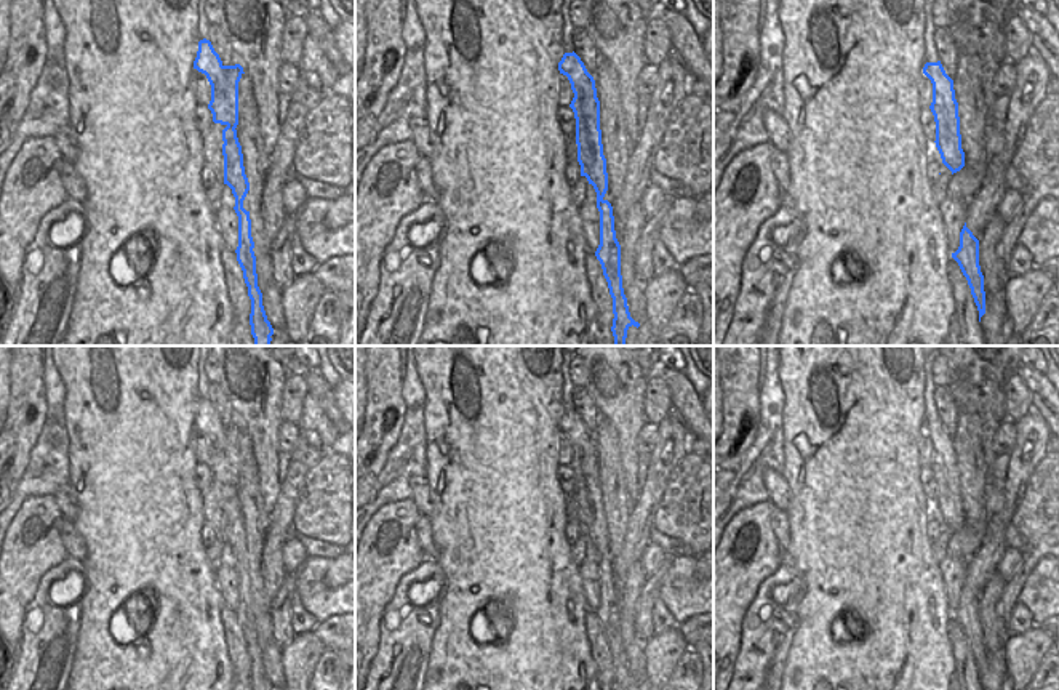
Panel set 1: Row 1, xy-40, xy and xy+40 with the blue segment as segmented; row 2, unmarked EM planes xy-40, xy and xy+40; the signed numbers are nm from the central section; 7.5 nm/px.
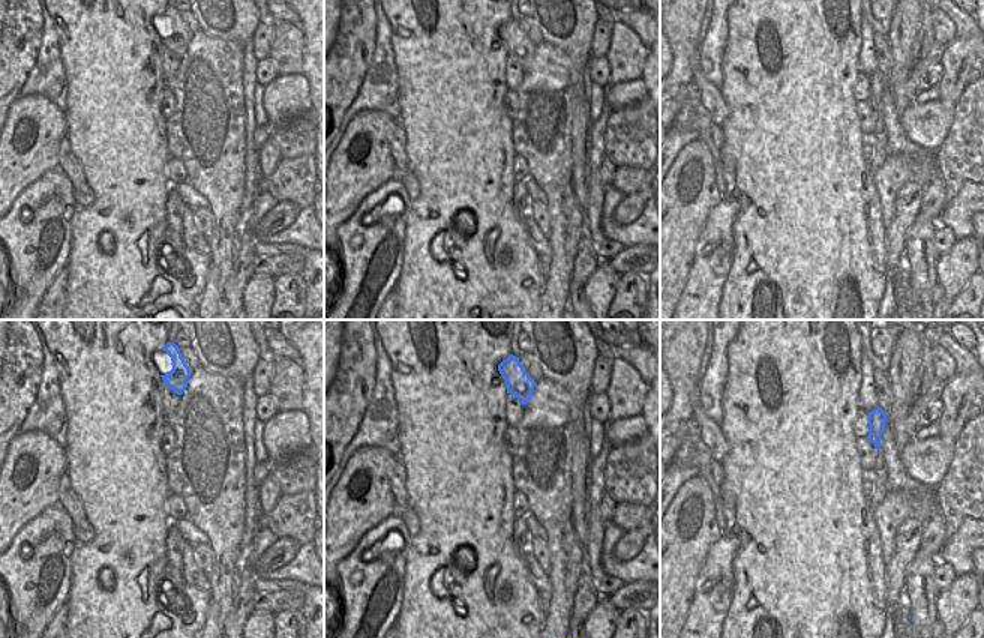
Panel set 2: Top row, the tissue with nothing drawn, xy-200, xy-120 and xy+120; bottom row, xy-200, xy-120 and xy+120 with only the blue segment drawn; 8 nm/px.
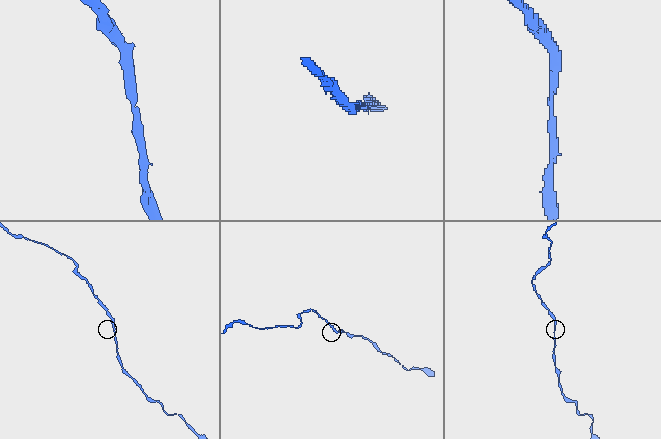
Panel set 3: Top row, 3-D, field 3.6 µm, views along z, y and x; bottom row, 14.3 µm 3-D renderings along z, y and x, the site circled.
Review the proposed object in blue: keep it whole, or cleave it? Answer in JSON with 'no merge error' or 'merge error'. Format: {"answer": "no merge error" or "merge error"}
{"answer": "no merge error"}

